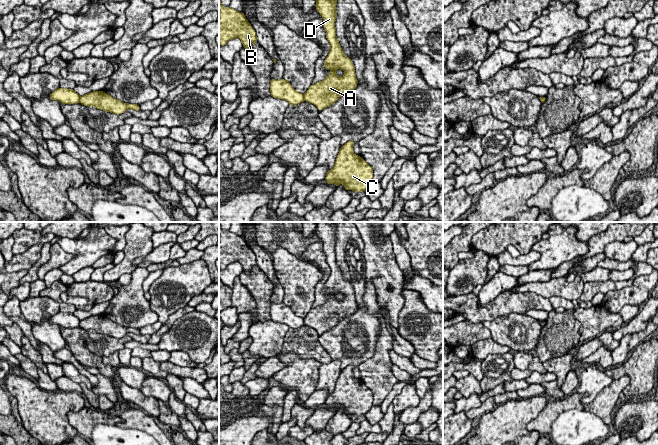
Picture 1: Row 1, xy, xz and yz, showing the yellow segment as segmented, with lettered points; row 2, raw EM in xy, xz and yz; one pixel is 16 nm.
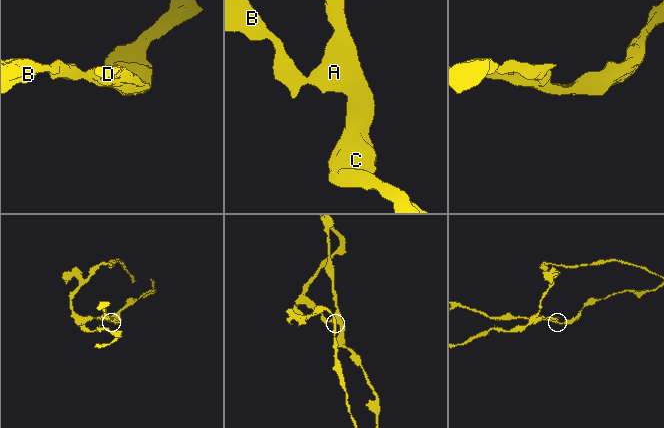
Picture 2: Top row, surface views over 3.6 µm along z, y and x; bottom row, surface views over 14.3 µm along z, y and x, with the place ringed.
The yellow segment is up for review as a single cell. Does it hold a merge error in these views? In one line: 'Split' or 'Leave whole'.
Split

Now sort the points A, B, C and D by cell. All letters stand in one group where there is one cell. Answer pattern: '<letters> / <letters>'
A C D / B

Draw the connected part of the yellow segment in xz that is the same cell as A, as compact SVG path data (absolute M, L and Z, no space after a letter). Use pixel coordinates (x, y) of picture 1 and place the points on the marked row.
M316 0L316 10L323 18L323 27L331 49L324 67L331 72L323 81L311 85L304 94L304 101L314 104L319 111L331 106L339 97L353 91L358 83L353 62L345 56L336 37L336 0Z

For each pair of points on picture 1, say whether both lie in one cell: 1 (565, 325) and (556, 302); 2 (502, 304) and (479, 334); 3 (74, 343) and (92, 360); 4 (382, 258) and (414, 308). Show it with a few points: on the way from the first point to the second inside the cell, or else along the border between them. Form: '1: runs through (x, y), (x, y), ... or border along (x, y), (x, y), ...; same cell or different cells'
1: border along (552, 307), (554, 309); different cells
2: border along (465, 319), (471, 322), (481, 322); different cells
3: runs through (78, 347), (88, 357); same cell
4: border along (403, 289), (404, 305), (398, 313); different cells

